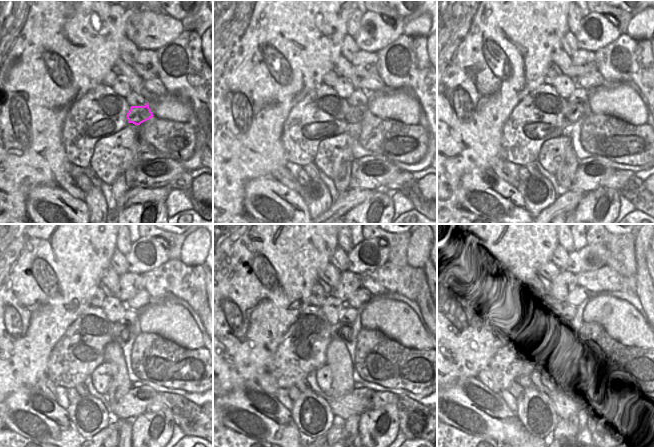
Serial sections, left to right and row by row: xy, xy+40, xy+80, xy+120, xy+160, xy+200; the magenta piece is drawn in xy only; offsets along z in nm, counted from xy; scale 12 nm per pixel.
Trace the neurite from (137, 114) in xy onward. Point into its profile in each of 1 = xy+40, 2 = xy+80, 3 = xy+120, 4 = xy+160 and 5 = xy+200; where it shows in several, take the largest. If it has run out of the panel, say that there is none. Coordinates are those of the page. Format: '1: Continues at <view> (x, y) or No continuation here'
1: Continues at xy+40 (356, 114)
2: Continues at xy+80 (573, 112)
3: Continues at xy+120 (120, 333)
4: Continues at xy+160 (340, 331)
5: Continues at xy+200 (555, 331)

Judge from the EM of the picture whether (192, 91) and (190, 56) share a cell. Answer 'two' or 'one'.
one

